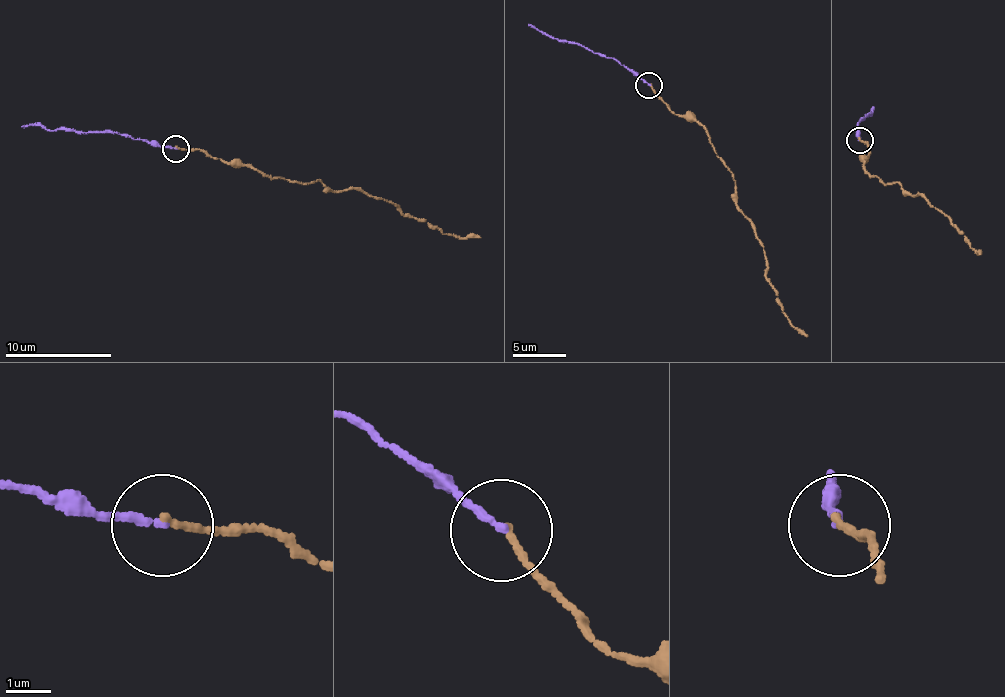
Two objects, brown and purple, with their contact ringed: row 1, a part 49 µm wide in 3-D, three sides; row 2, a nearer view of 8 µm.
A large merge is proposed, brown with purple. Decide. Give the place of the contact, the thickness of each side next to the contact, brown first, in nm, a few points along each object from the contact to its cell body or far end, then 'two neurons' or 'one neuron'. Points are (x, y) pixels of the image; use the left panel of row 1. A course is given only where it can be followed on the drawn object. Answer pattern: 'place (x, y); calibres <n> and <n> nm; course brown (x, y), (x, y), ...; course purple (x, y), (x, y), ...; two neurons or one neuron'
place (176, 148); calibres 150 and 170 nm; course brown (176, 149), (200, 149), (266, 175), (320, 181), (336, 191), (358, 188), (443, 233), (461, 238), (480, 235); course purple (176, 149), (128, 133), (22, 127); one neuron

